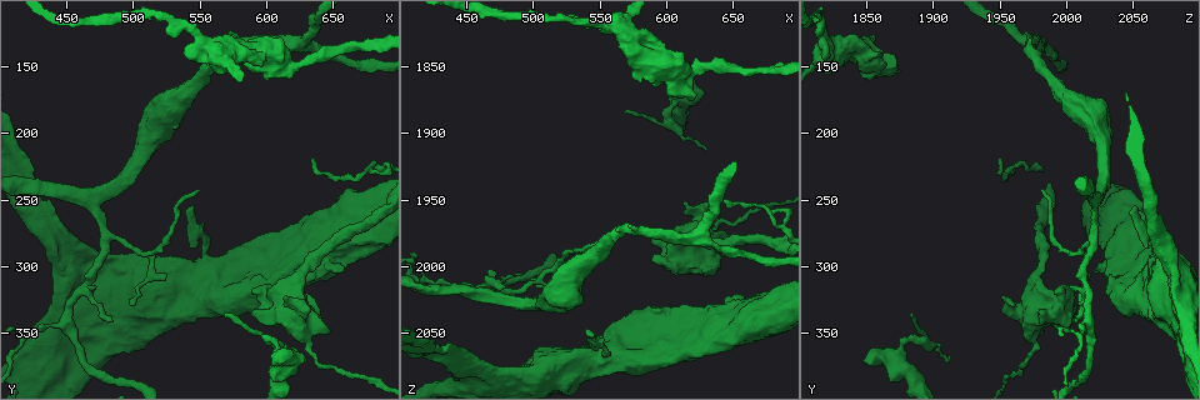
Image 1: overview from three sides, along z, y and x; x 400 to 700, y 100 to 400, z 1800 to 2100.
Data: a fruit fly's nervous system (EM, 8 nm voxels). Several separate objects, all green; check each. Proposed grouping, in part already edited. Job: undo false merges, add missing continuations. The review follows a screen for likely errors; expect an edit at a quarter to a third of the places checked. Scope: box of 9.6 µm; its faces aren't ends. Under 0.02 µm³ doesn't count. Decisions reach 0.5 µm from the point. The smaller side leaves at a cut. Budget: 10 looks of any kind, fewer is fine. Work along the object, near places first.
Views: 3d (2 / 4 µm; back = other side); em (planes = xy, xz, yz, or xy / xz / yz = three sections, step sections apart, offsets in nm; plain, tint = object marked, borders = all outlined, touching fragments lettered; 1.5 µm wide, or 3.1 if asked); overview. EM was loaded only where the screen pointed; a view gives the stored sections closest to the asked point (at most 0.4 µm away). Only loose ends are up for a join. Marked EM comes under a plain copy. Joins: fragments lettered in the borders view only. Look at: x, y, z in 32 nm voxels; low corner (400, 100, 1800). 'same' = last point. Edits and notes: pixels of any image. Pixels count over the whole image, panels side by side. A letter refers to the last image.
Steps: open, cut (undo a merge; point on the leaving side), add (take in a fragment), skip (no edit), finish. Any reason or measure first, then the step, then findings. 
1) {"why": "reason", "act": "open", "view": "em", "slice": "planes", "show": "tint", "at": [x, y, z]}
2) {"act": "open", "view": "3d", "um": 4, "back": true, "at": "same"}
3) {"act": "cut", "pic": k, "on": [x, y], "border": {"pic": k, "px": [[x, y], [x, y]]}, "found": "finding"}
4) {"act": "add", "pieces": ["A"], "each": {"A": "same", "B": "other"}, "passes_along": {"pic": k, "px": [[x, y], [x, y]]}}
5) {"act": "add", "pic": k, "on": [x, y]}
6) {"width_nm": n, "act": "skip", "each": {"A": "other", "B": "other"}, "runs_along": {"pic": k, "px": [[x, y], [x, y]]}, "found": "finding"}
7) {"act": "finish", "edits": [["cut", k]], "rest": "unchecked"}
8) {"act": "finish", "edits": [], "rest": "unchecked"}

{"why": "branch stops here", "act": "open", "view": "em", "slice": "xz", "step": 8, "show": "borders", "at": [540, 140, 1822]}

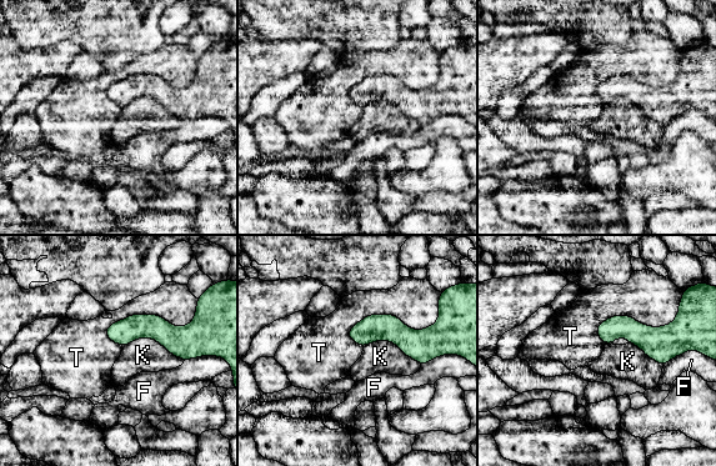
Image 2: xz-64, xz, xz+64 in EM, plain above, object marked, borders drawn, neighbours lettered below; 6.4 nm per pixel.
{"longest_contact_nm": ["T", 600], "act": "skip", "each": {"F": "other", "K": "other", "T": "other"}, "runs_along": {"pic": 2, "px": [[109, 332], [161, 330], [193, 351]]}, "found": "none of them fits"}

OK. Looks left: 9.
{"act": "open", "view": "3d", "um": 4, "at": [604, 370, 1854]}

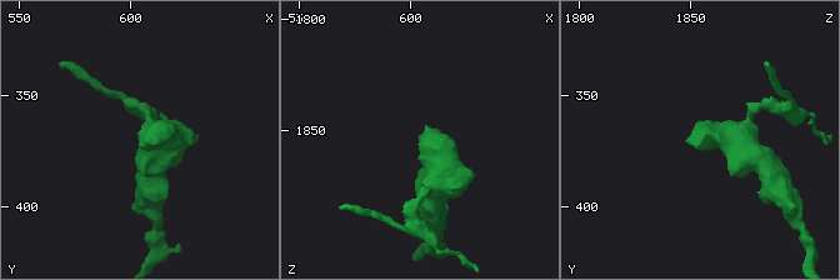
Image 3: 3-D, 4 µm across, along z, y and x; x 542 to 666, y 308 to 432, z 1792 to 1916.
{"why": "shape alone is not enough", "act": "open", "view": "em", "slice": "xz", "step": 8, "show": "borders", "at": [603, 372, 1852]}

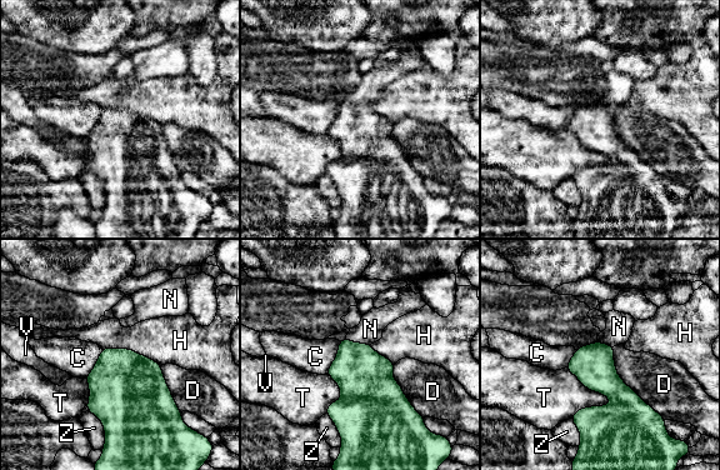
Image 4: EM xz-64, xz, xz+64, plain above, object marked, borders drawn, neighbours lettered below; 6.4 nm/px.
{"act": "open", "view": "em", "slice": "xy", "step": 4, "show": "borders", "at": "same"}

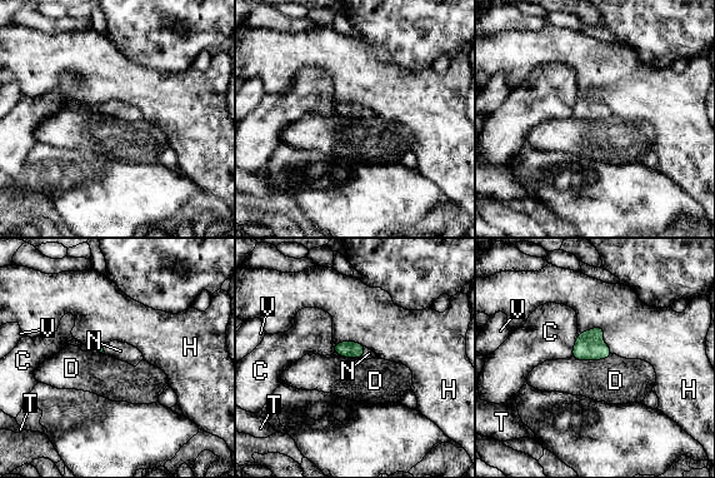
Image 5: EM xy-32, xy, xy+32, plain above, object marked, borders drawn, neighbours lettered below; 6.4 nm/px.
{"act": "add", "pieces": ["N"], "each": {"C": "other", "D": "other", "H": "other", "N": "same", "T": "other", "V": "other"}, "passes_along": {"pic": 5, "px": [[348, 349], [364, 353], [369, 354]]}, "found": "the cell continues"}

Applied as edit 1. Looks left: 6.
{"why": "redraw", "act": "open", "view": "overview"}

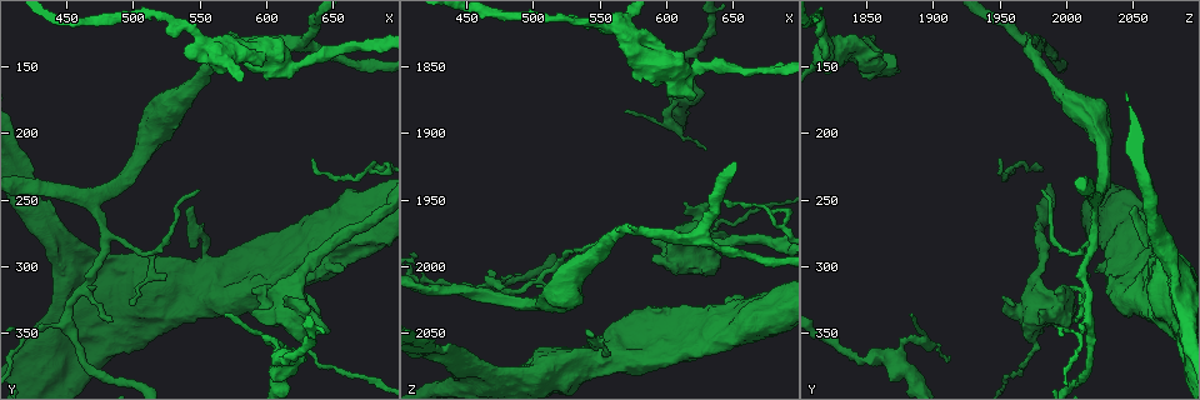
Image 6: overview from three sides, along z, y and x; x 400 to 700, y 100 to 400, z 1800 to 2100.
{"why": "thin end", "act": "open", "view": "3d", "um": 4, "at": [630, 368, 1914]}

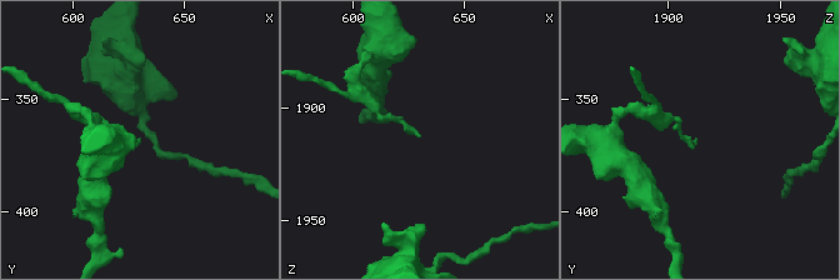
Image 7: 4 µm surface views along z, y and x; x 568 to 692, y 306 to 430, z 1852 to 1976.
{"act": "open", "view": "em", "slice": "planes", "show": "borders", "at": [630, 367, 1913]}

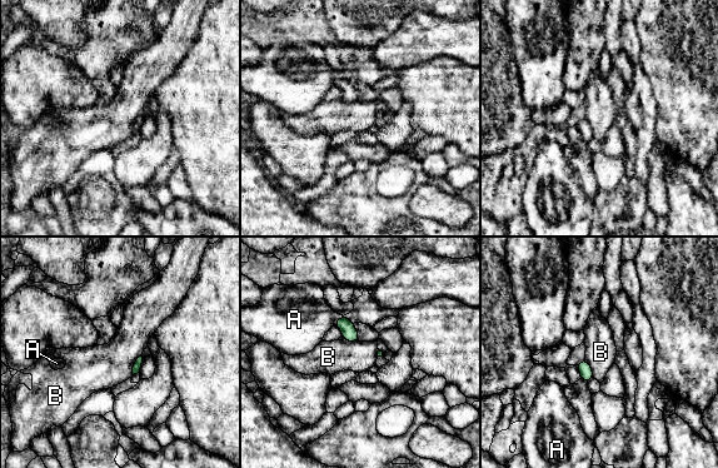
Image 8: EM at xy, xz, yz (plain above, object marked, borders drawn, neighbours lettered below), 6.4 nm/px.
{"act": "skip", "each": {"A": "other", "B": "other"}, "border": {"pic": 8, "px": [[140, 356], [133, 367], [131, 374]]}, "found": "no lettered fragment goes on from it"}

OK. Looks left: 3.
{"why": "branch stops here", "act": "open", "view": "em", "slice": "planes", "show": "borders", "at": [620, 148, 1870]}

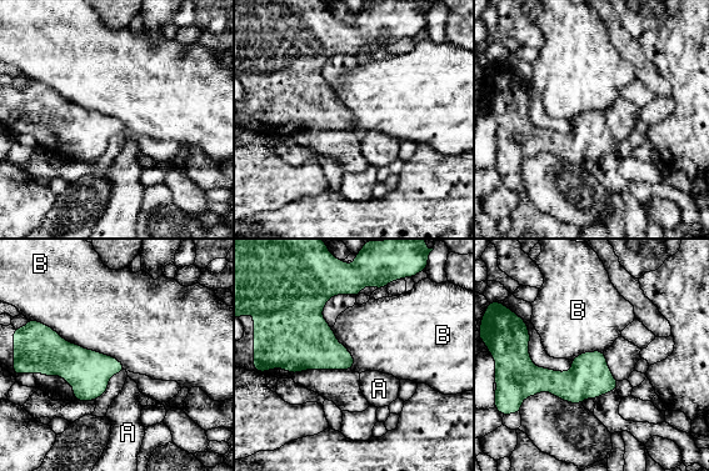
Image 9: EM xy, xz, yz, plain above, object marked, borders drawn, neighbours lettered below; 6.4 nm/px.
{"act": "skip", "each": {"A": "other", "B": "other"}, "border": {"pic": 9, "px": [[36, 320], [125, 369]]}, "found": "none of them fits"}

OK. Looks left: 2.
{"act": "finish", "edits": [["add", 5]], "rest": "unchecked"}

